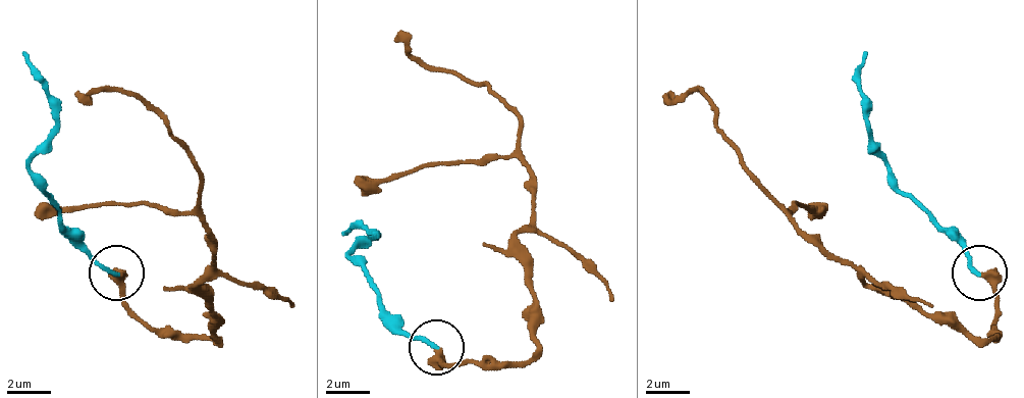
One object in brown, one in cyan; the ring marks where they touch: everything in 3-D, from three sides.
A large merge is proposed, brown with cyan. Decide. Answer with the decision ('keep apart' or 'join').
join

